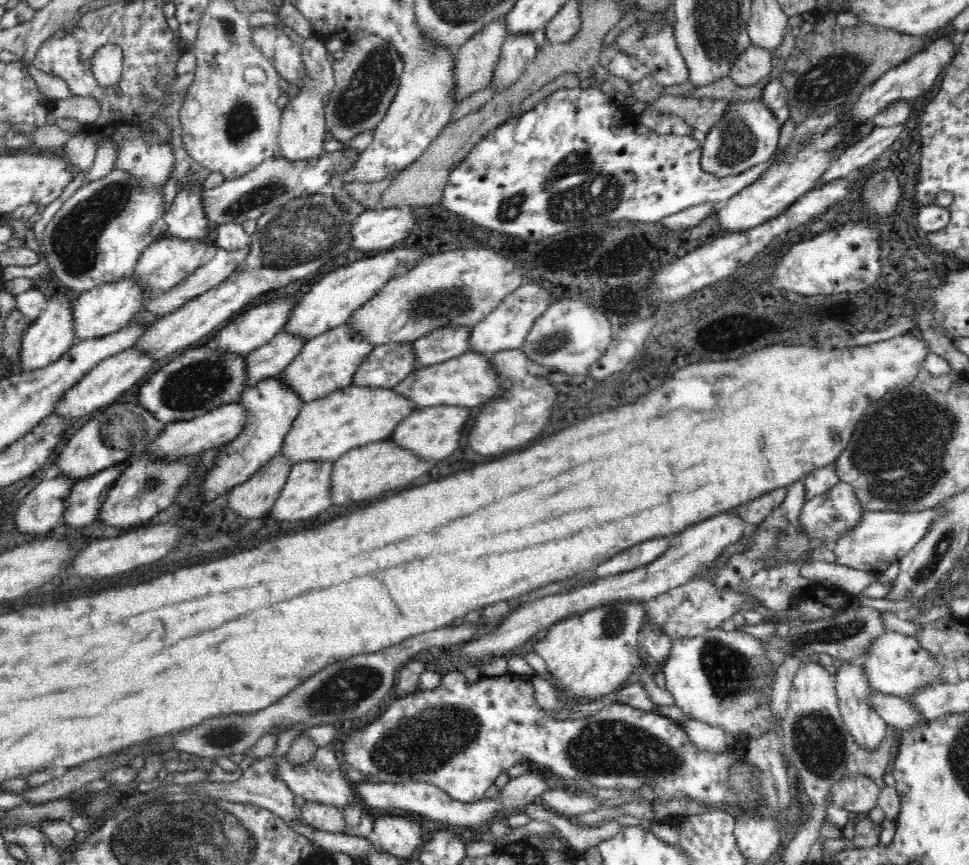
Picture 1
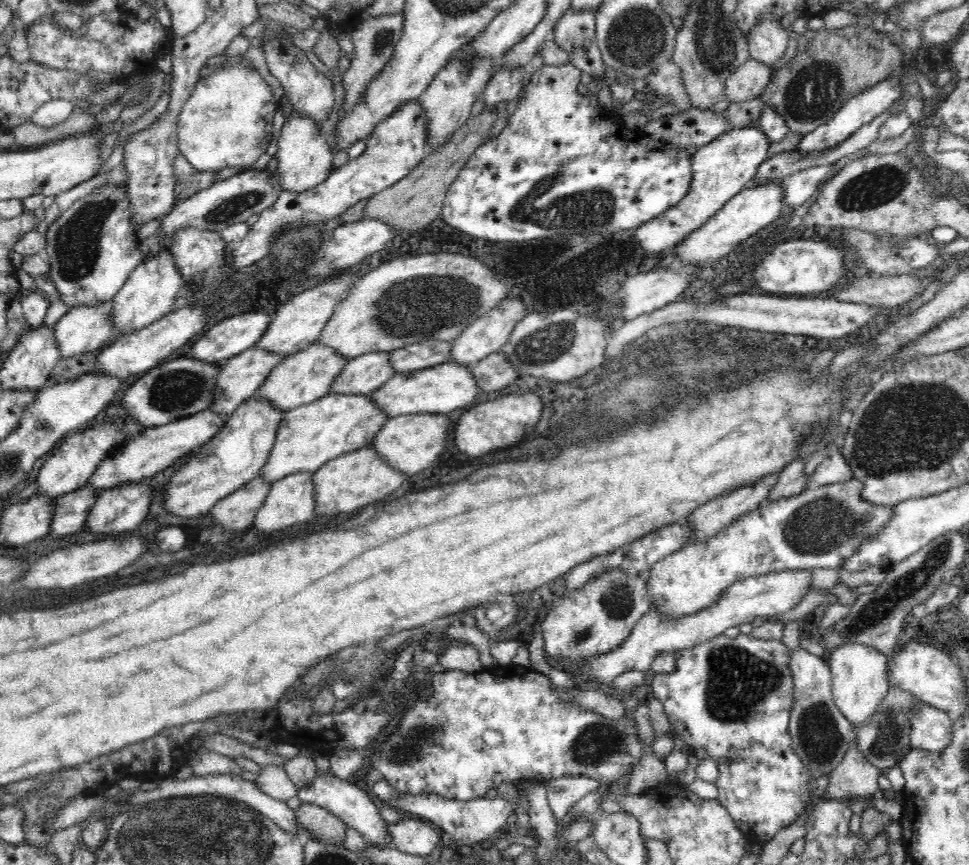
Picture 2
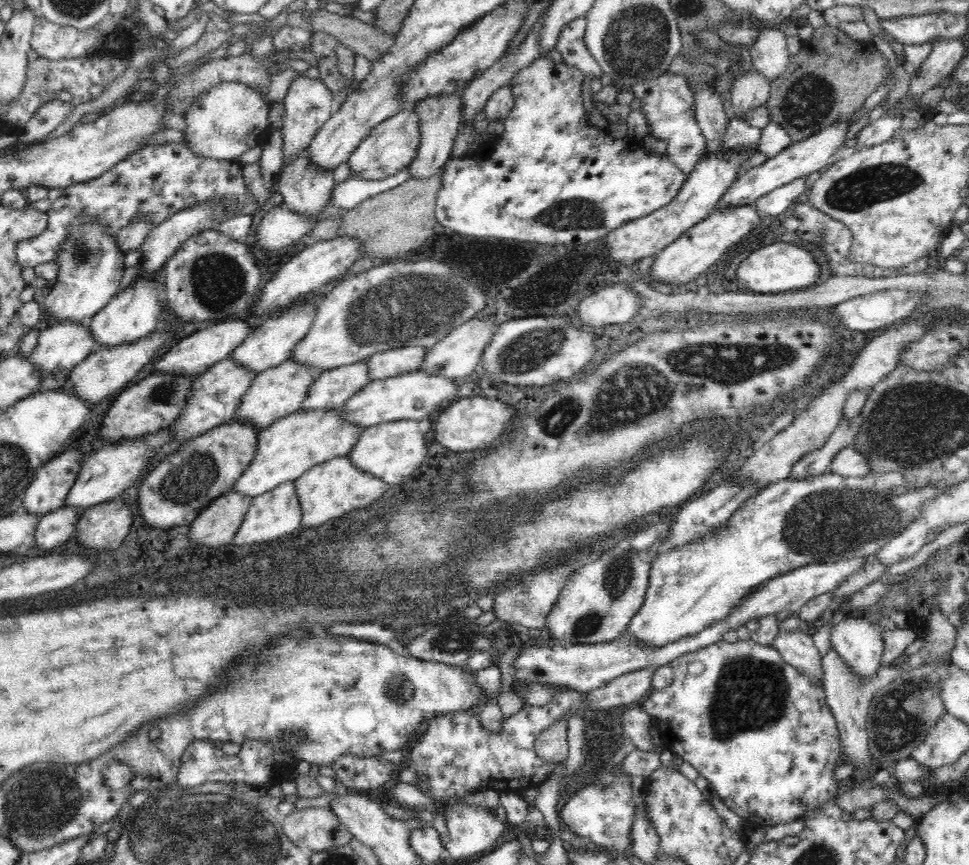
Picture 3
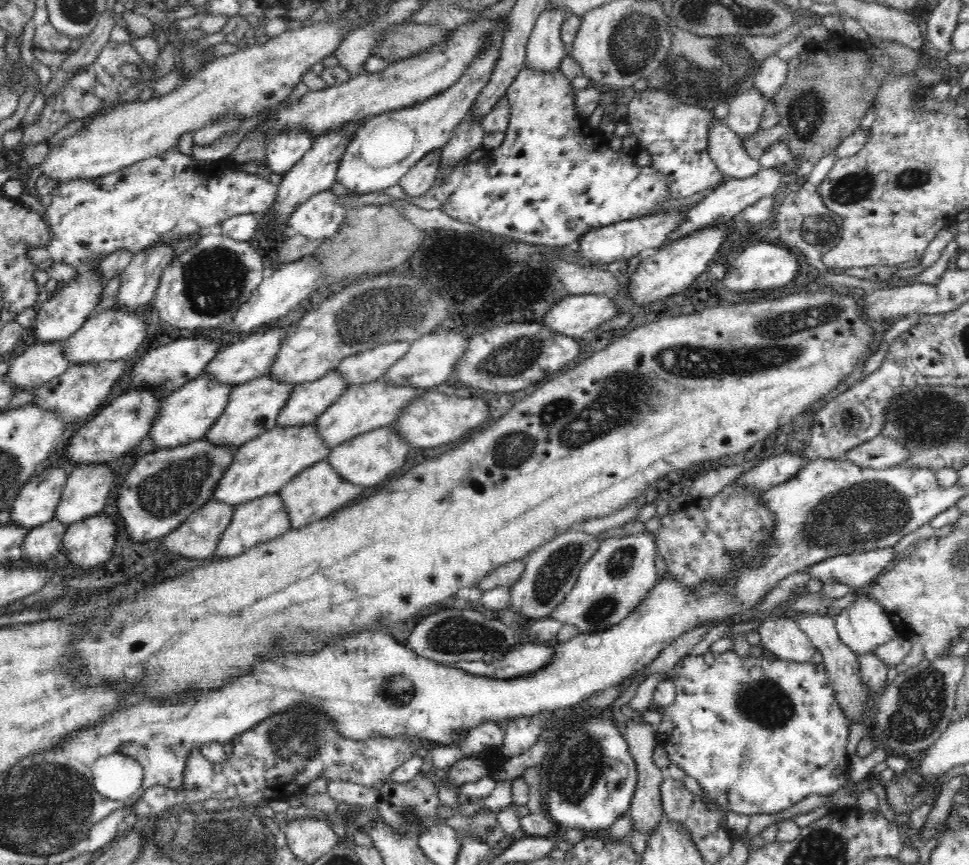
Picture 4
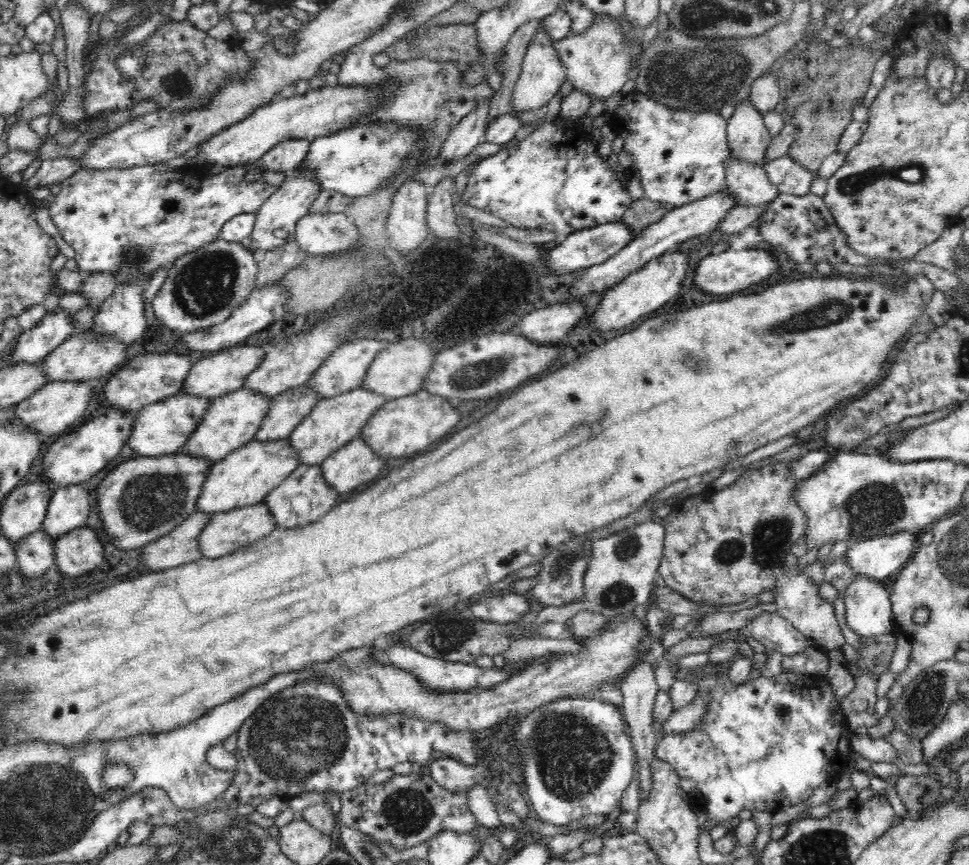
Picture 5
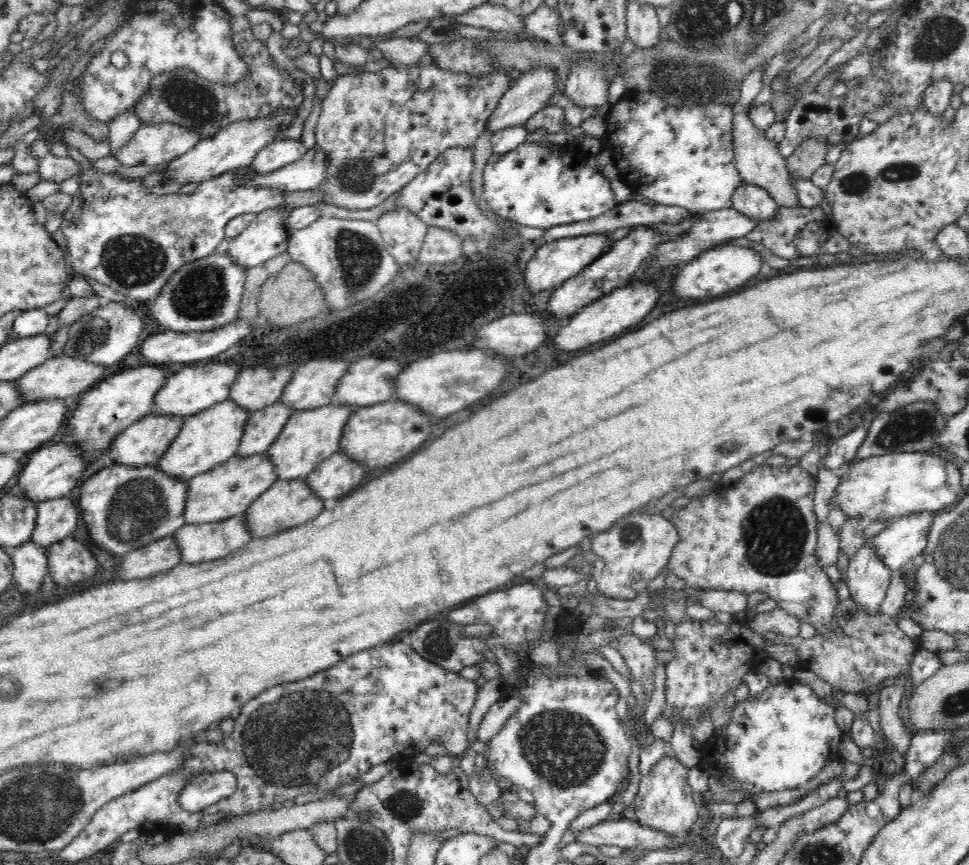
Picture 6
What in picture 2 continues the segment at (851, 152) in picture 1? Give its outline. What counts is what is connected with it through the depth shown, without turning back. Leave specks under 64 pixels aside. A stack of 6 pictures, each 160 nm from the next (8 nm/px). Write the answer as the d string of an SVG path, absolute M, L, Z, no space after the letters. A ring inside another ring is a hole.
M838 164L824 165L786 176L780 181L784 187L784 193L786 193L782 206L786 205L796 209L798 206L802 206L808 198L812 198L818 193L820 186L826 184L838 172L838 169Z

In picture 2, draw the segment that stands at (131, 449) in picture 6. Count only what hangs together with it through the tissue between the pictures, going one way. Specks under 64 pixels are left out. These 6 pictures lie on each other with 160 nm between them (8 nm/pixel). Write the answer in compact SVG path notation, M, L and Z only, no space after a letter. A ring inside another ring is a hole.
M252 347L223 362L221 374L216 380L214 388L214 404L210 404L210 409L214 411L214 414L221 416L224 413L224 415L230 416L244 400L258 393L266 377L273 372L273 368L276 364L280 364L284 357L284 355L268 351L268 349Z

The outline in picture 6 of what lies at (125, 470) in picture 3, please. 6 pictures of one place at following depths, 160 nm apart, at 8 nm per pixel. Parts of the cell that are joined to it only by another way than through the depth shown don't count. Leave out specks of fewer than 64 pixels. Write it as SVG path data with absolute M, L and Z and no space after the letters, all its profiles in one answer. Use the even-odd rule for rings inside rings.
M56 497L37 503L36 526L31 541L49 548L52 544L73 535L78 528L80 512L70 499Z

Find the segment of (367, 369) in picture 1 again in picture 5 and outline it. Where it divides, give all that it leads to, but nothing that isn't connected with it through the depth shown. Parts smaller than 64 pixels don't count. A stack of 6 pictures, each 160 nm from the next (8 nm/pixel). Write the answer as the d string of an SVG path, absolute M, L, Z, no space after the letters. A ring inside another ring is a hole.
M306 384L281 392L271 399L270 408L255 438L260 441L288 439L319 400L320 395Z

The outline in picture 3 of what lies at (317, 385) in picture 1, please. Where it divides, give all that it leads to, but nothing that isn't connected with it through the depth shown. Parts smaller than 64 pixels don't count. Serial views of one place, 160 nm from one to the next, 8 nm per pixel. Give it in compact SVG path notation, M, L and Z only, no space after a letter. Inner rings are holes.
M294 359L285 360L278 366L268 368L257 374L250 388L242 396L242 402L236 410L236 419L246 419L248 423L262 430L274 424L279 418L302 409L304 400L308 398L308 390L312 382L322 375L323 368L300 364Z

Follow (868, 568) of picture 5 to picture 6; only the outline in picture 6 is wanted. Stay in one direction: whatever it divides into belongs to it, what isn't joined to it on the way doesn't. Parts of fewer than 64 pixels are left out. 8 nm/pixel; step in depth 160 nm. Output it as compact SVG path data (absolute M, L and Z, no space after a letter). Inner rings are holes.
M910 512L906 516L890 520L885 528L869 539L873 551L879 556L880 561L888 566L890 571L902 569L916 556L923 554L927 545L932 519L938 512Z

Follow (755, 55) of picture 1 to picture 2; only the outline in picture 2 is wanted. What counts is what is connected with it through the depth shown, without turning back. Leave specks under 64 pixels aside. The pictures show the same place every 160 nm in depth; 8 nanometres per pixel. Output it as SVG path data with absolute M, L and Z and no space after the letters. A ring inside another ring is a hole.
M750 57L728 77L723 97L732 102L761 98L771 82L771 74L770 66Z

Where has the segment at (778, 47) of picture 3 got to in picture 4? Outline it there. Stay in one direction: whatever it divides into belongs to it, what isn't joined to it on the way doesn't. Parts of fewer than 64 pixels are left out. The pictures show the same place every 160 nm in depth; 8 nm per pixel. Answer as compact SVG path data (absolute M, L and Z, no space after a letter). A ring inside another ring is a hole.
M776 54L766 57L753 78L753 85L766 99L772 101L782 84L787 80L789 61L780 59Z

